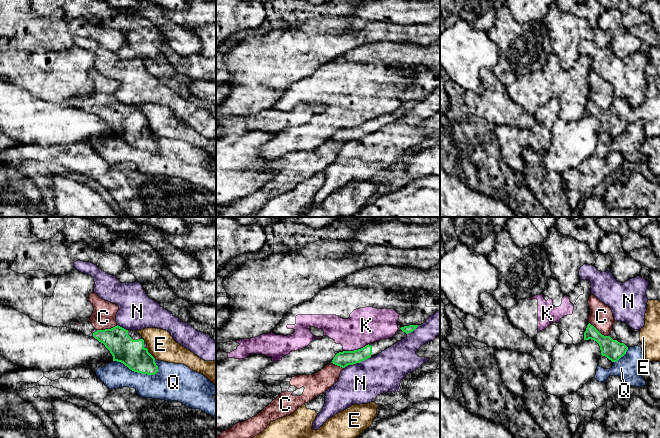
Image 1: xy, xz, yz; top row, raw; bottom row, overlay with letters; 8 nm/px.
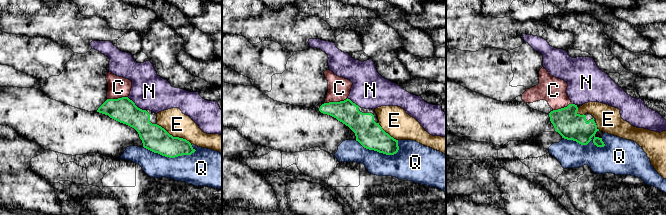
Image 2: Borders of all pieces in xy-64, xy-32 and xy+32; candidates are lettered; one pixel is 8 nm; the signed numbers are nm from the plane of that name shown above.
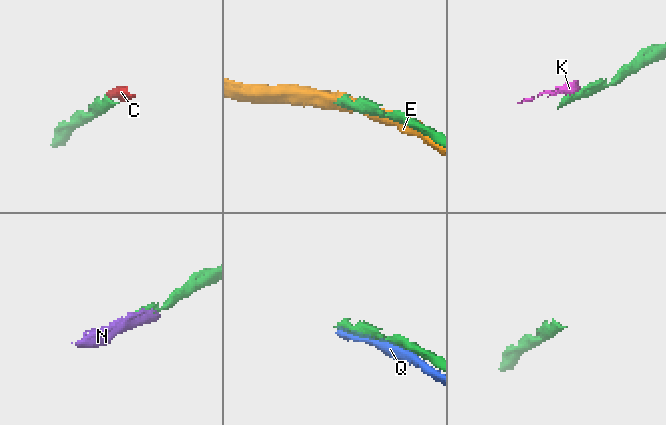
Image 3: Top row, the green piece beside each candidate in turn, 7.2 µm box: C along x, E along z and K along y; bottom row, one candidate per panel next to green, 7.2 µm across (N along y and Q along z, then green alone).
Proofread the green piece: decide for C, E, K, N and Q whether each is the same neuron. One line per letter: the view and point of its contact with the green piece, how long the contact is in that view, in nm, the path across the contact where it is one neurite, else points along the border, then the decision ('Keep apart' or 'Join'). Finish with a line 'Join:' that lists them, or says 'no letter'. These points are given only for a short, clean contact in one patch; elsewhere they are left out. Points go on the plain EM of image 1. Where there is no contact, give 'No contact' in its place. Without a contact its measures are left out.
C: Touches green at xy (107, 105). Shared border 170 nm. Path across: xy (124, 125), (107, 105), (103, 93). Join
E: Touches green at xy (149, 129). Shared border 120 nm. Keep apart
K: Touches green at xz (355, 126). Shared border 220 nm. Boundary: xz (368, 119), (357, 125), (343, 127). Keep apart
N: Touches green at xz (357, 138). Shared border 240 nm. Keep apart
Q: Touches green at xy (136, 147). Shared border 380 nm. Keep apart
Join: C

